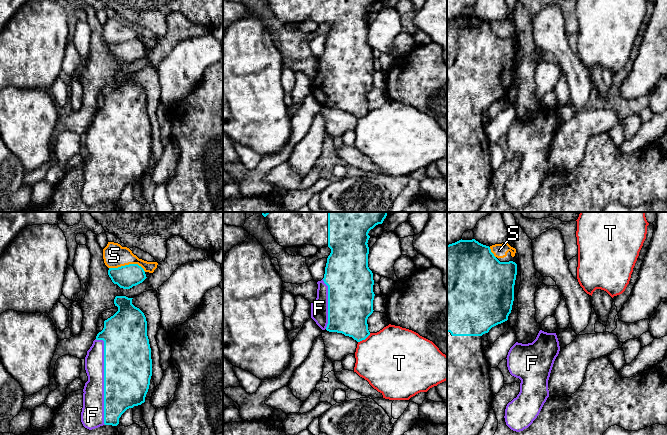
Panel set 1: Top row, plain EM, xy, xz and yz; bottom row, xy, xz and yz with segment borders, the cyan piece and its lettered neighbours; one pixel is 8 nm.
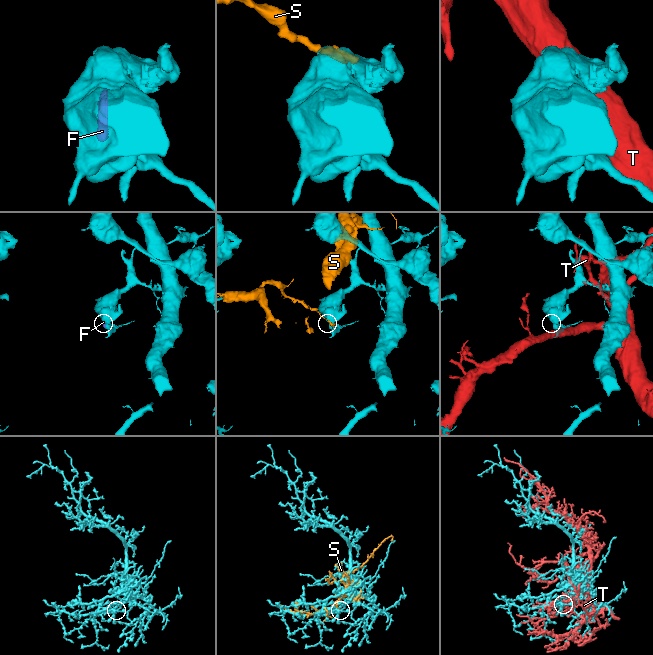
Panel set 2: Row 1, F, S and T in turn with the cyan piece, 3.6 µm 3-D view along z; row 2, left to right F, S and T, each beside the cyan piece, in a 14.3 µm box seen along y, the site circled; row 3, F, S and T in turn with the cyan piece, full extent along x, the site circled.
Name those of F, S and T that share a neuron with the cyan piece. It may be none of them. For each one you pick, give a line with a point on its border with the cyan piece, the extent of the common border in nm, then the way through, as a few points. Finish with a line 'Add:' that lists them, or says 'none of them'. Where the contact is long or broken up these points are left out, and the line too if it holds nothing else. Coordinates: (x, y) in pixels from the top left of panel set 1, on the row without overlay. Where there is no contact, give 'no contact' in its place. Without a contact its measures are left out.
F: xy (104, 155) | 700 nm
Add: F

